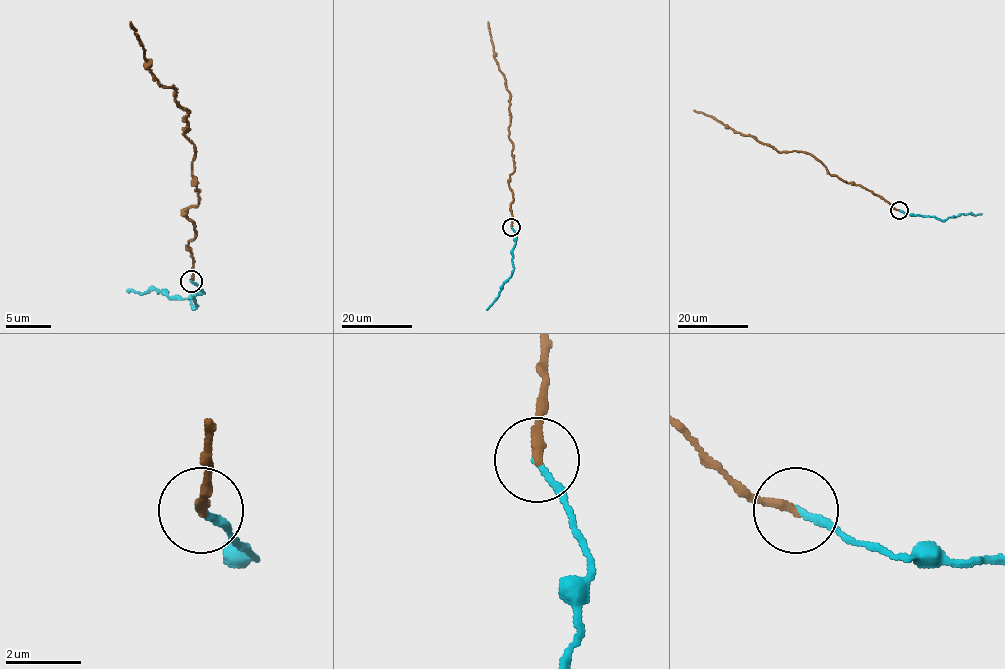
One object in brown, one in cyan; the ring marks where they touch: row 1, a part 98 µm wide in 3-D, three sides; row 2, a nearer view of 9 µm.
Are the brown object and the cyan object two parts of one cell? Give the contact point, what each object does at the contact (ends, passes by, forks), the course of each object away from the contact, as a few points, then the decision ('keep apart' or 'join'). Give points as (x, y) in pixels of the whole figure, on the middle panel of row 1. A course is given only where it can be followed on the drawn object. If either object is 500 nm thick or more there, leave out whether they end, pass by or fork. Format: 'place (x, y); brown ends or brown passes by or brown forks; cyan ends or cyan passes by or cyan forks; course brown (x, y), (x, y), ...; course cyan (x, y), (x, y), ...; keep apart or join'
place (511, 227); brown ends; cyan ends; course brown (512, 227), (512, 191), (509, 186), (514, 164), (508, 129), (510, 92), (494, 59), (488, 22); course cyan (512, 227), (516, 236), (512, 273), (486, 309); join

